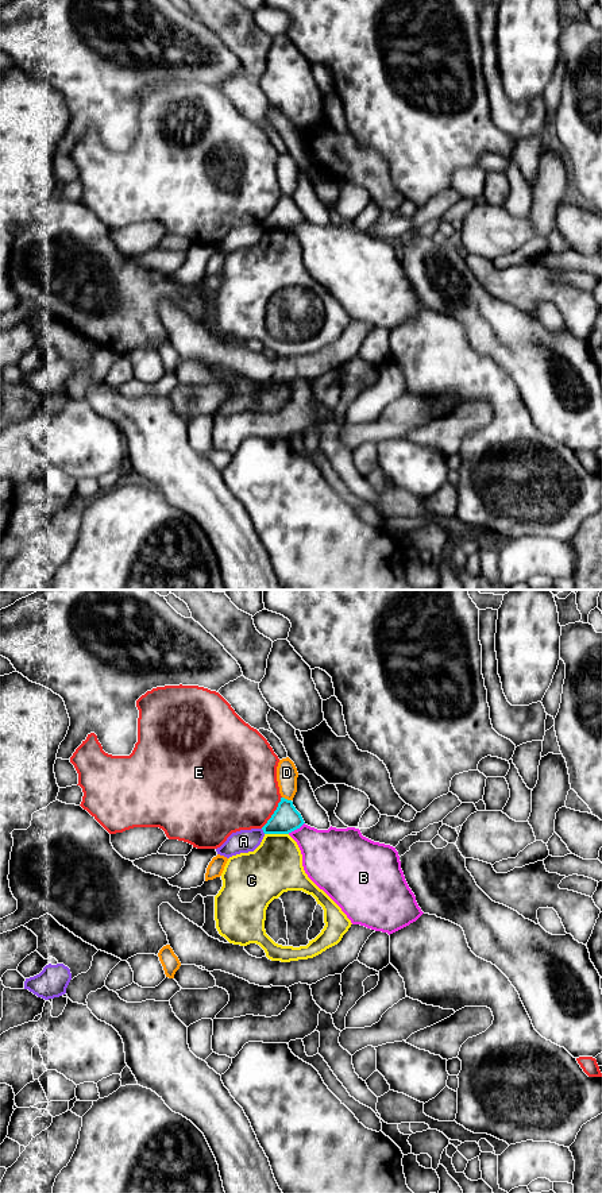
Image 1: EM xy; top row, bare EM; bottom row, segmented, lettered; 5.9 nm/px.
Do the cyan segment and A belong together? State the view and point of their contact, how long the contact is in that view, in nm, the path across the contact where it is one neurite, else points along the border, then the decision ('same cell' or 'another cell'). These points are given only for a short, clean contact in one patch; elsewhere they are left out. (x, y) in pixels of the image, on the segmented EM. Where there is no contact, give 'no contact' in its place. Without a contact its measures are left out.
xy (263, 831) | 40 nm | along xy (261, 829), (265, 833) | another cell

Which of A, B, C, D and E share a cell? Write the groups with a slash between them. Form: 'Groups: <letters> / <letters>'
Groups: A / B / C / D / E

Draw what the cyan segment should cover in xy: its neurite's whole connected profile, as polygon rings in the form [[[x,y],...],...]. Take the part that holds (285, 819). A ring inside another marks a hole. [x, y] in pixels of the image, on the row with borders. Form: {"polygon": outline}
{"polygon": [[[281,798],[277,810],[262,827],[265,834],[289,834],[304,825],[301,814],[296,810],[292,800]]]}

